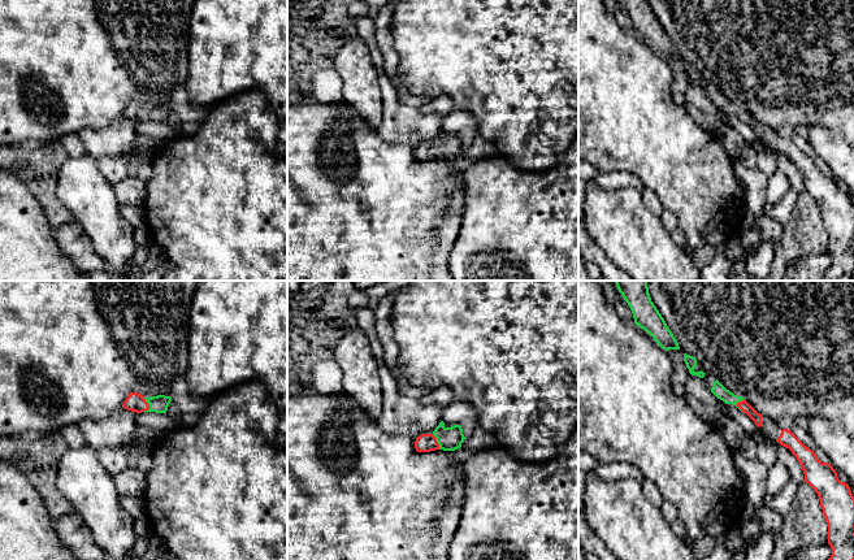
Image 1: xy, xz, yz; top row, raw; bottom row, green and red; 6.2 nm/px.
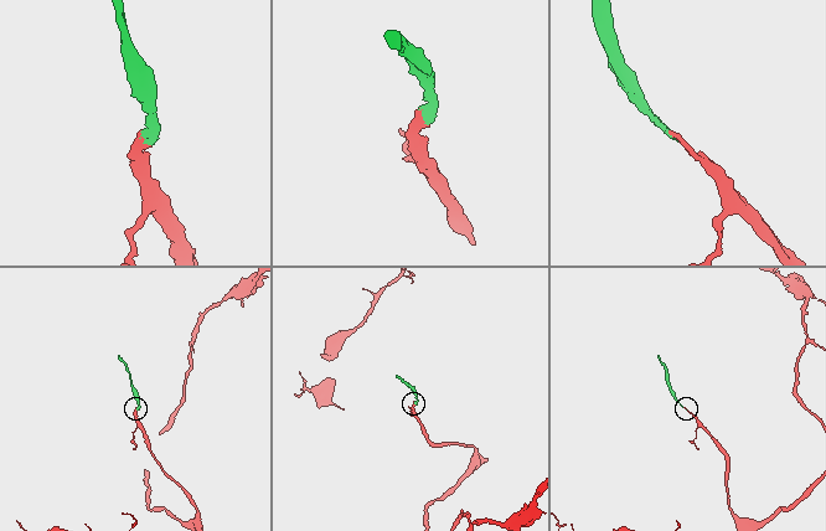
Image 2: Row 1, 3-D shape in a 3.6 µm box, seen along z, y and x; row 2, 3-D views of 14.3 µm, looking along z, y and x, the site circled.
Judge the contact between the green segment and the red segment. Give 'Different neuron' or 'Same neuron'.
Same neuron

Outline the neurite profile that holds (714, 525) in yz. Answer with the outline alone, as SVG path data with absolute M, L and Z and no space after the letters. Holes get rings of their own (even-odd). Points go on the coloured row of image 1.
M711 513L706 518L703 528L705 528L707 535L714 537L714 538L723 535L727 531L727 524L718 513Z

